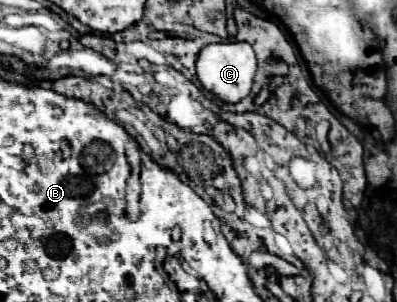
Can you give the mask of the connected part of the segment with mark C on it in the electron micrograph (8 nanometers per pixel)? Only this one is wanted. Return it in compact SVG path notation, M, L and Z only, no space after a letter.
M248 43L206 45L198 53L198 59L196 59L196 77L198 77L198 81L202 83L204 89L214 93L224 103L242 101L252 89L254 73L256 73L256 53L254 53L252 45L248 45Z

